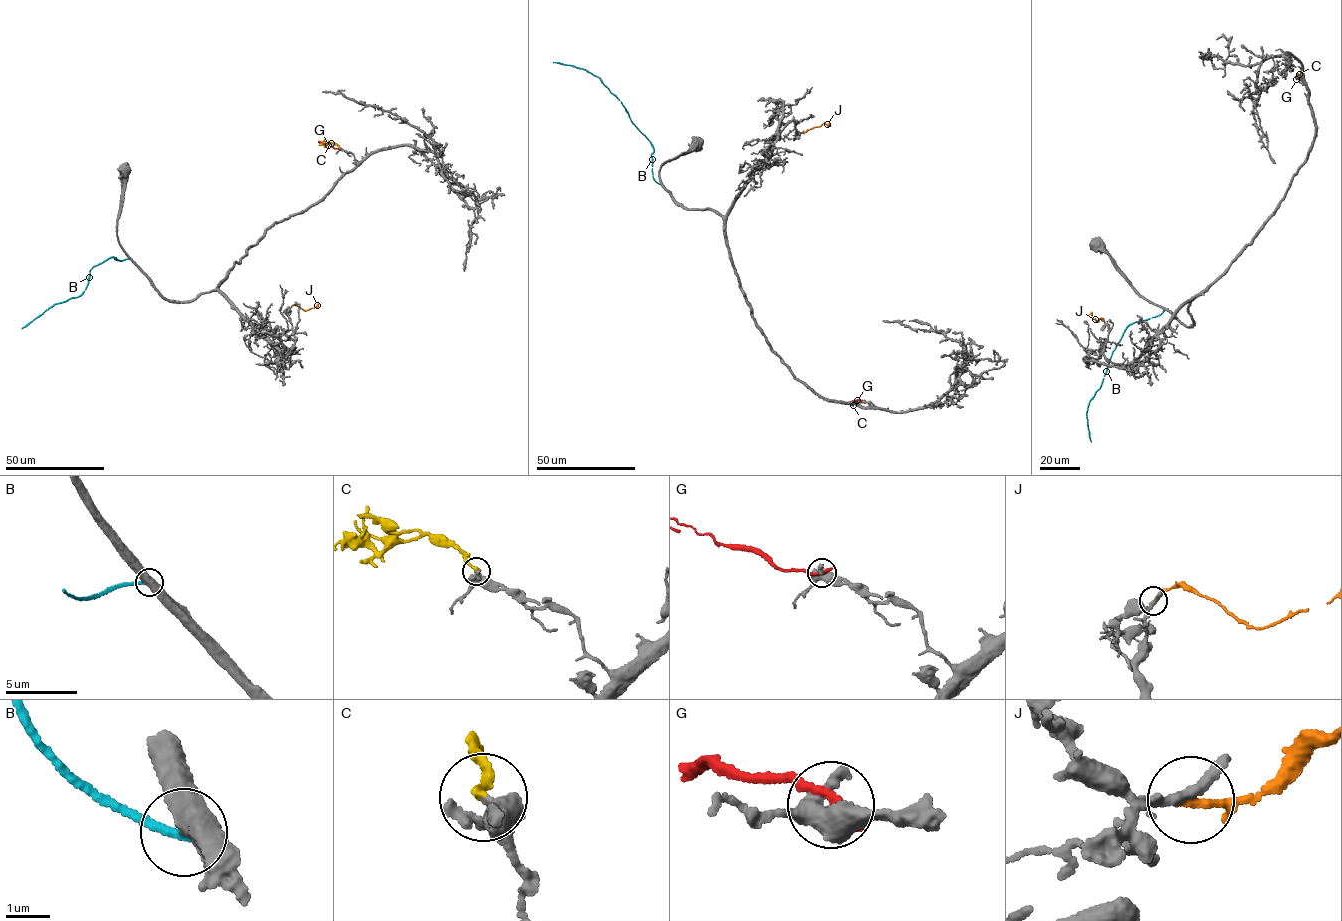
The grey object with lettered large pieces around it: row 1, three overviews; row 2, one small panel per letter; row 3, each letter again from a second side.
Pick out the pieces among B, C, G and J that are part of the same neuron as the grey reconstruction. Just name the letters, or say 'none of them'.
C

